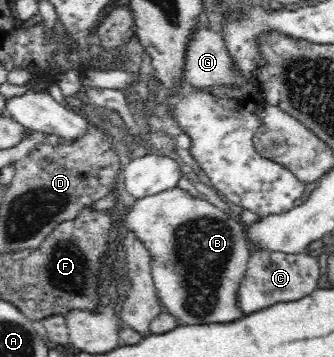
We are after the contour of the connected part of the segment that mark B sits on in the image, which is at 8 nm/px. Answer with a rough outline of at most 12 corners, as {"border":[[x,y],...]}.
{"border":[[175,188],[123,225],[180,324],[227,323],[250,258],[241,221]]}

